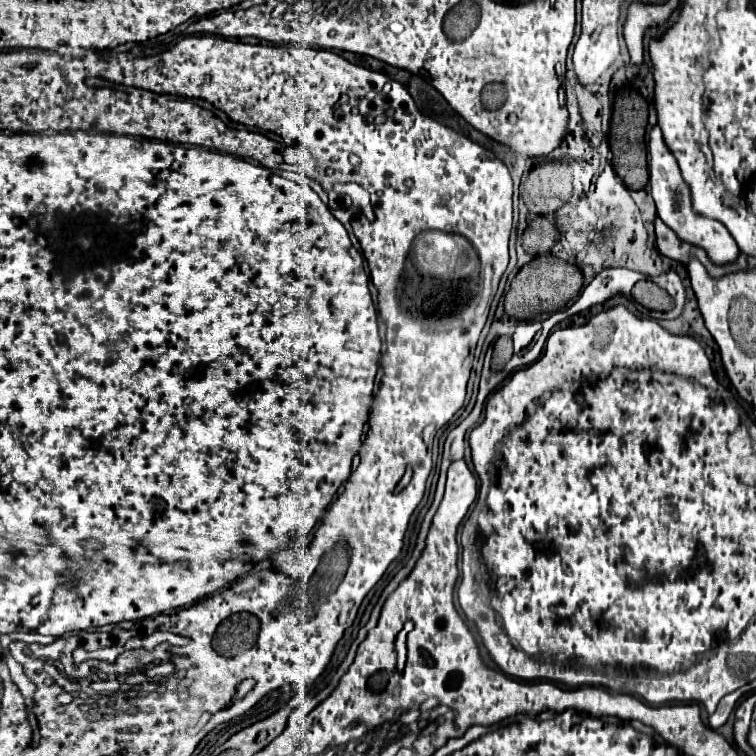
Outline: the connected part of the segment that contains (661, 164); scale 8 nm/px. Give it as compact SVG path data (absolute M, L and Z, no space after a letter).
M652 126L650 134L648 134L648 170L650 170L650 186L652 186L652 198L656 202L658 208L658 216L662 218L662 222L666 226L670 226L682 240L702 246L710 260L716 264L726 264L736 260L736 256L740 254L738 244L734 242L734 238L730 236L728 228L724 228L724 224L720 224L718 220L710 220L700 216L698 212L694 212L692 208L692 194L690 194L690 186L686 184L686 180L682 180L678 162L674 158L674 154L668 150L668 146L664 144L660 126Z

